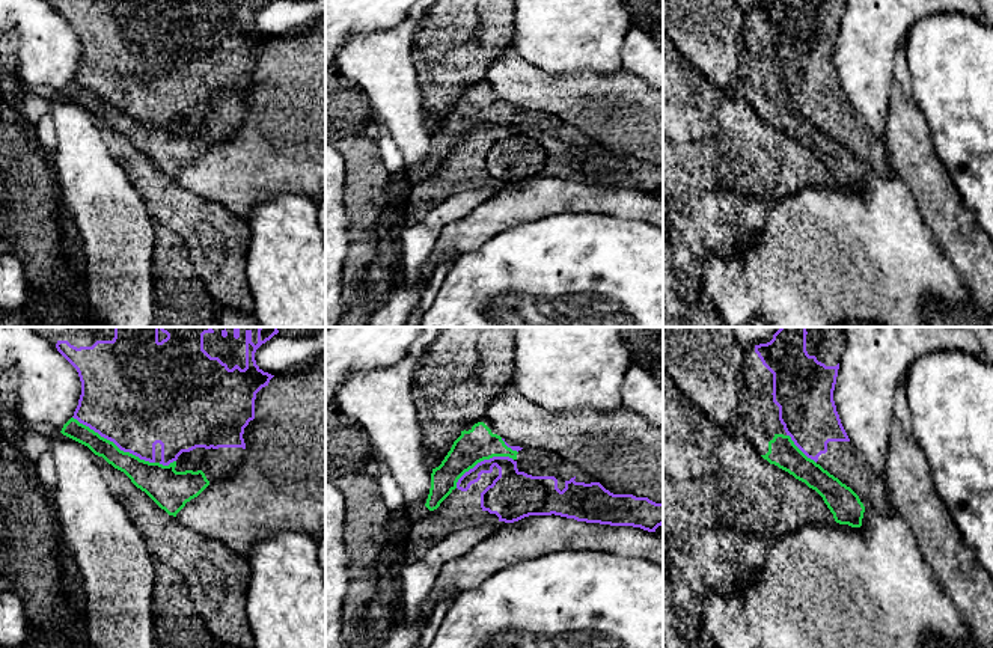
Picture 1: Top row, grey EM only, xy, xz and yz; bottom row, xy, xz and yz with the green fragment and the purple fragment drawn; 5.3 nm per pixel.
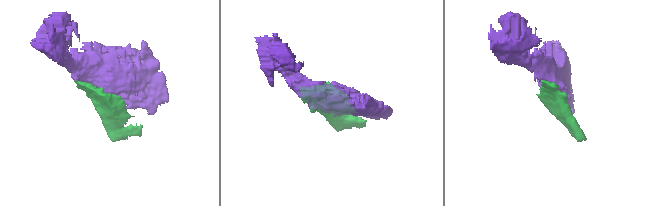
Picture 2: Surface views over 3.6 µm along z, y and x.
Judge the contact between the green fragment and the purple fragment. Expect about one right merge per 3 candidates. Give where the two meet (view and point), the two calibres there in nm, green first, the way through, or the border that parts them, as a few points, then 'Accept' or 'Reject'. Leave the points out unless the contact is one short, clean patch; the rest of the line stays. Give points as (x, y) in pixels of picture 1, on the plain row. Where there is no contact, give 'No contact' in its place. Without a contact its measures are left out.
Touches green at xy (112, 104). Thickness 150 nm (green) against 500 nm. Reject

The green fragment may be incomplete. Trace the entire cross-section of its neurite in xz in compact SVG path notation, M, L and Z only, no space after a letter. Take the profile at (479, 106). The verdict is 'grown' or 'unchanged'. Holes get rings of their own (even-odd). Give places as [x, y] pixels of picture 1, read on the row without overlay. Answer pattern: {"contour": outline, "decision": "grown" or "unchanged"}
{"contour": "M490 81L466 89L454 104L442 127L432 131L431 151L425 169L434 173L457 151L458 142L478 125L493 119L517 122L517 113L505 107Z", "decision": "grown"}

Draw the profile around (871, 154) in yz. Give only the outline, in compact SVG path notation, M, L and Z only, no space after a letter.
M773 0L755 8L755 15L773 36L773 65L779 69L779 83L787 98L808 121L850 149L865 170L888 176L892 170L885 143L850 104L833 63L839 24L845 18L845 0Z

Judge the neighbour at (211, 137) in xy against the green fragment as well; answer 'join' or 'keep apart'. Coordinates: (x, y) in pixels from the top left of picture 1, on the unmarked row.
join

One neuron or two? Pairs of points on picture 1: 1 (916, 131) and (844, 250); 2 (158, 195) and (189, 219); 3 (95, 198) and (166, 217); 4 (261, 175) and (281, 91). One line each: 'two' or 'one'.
1: two
2: one
3: two
4: one

